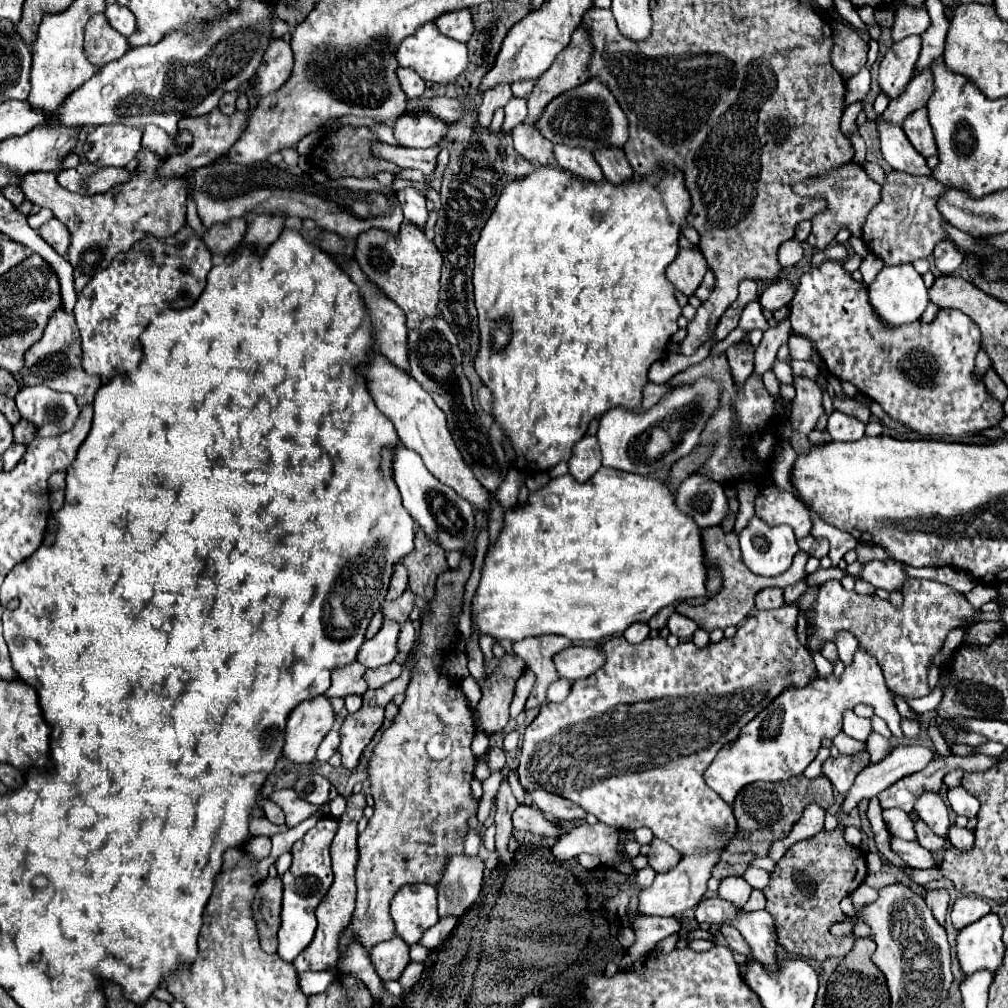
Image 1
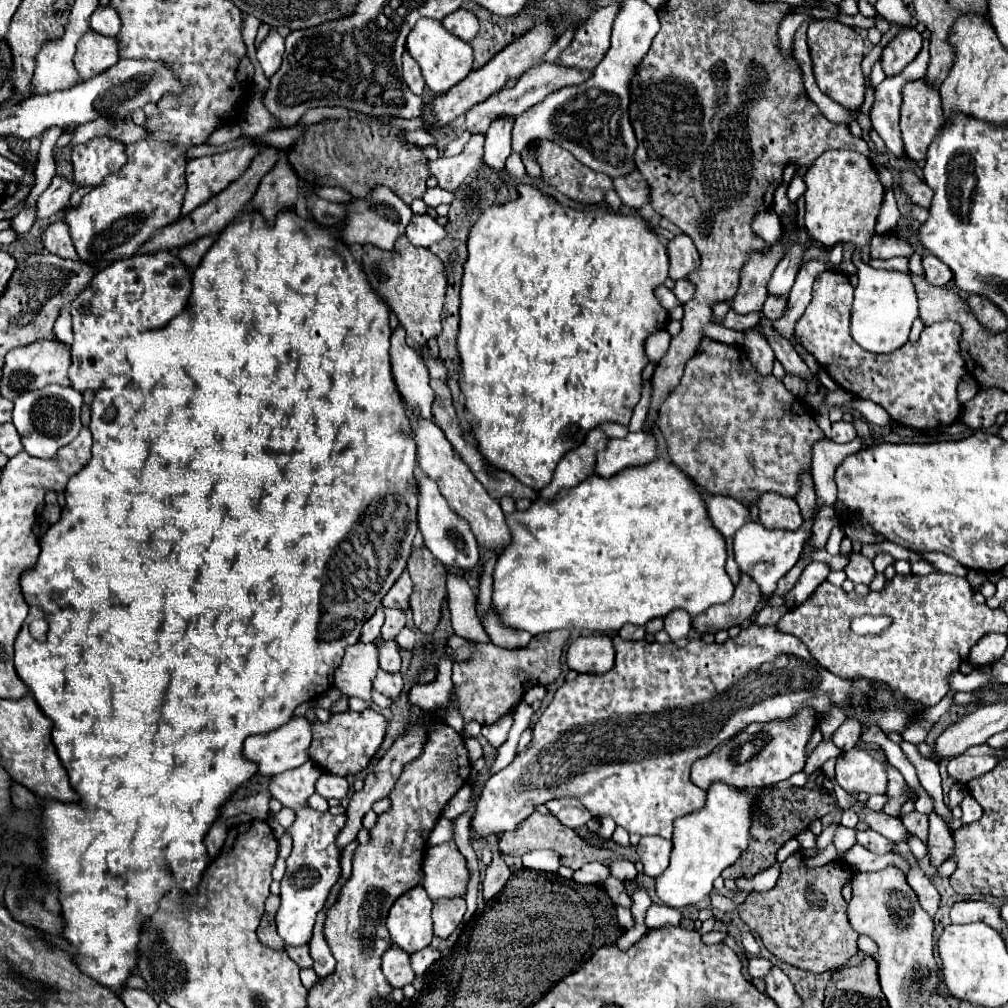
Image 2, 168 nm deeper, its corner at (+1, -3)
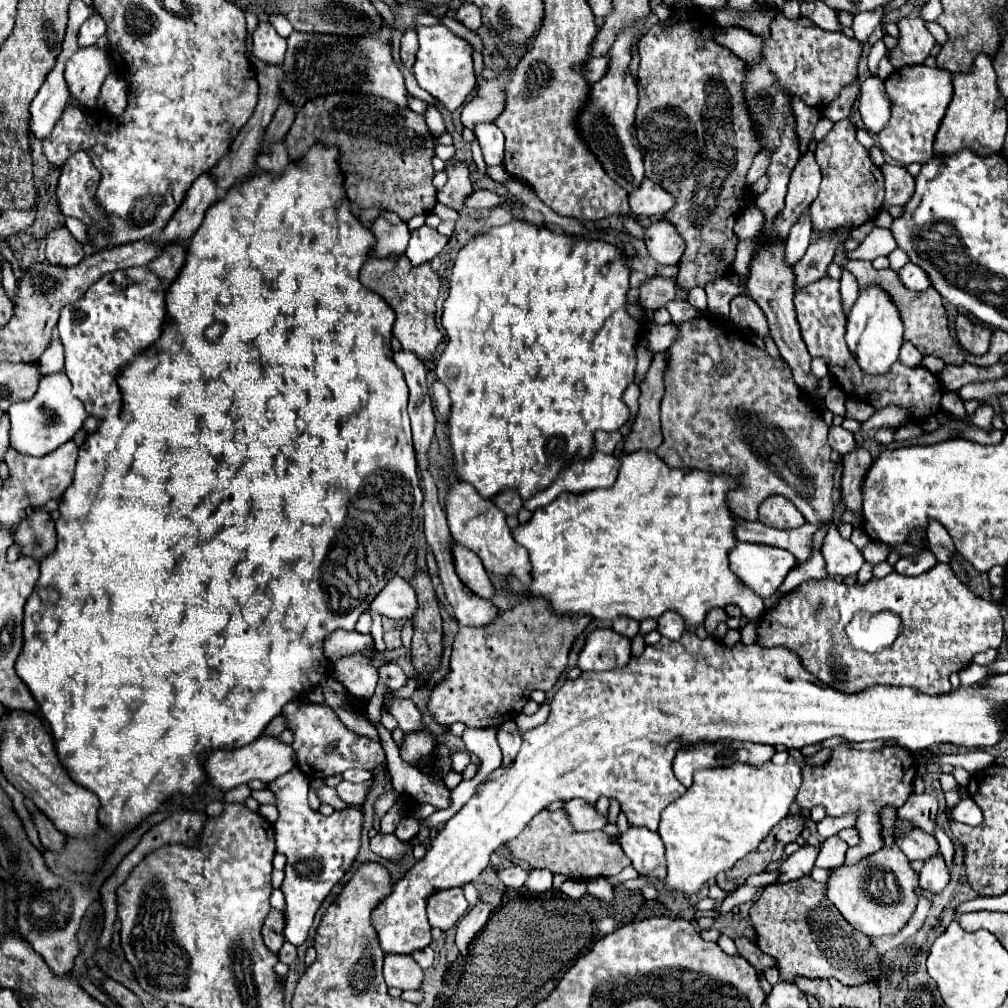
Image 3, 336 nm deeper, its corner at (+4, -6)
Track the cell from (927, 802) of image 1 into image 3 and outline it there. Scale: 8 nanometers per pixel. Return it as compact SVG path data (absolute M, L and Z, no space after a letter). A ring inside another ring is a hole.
M939 853L931 855L929 859L923 861L923 869L919 873L919 885L921 889L927 889L931 893L941 893L949 881L949 869L945 865L945 859Z

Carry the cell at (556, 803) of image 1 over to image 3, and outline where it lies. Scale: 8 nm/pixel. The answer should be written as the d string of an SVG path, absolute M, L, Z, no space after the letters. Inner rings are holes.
M571 799L563 805L563 809L569 823L579 831L597 831L607 823L607 819L595 811L595 805L587 805L587 801L583 799Z

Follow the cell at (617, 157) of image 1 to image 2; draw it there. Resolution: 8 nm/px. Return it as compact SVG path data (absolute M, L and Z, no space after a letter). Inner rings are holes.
M640 172L616 178L614 186L616 186L616 194L622 198L626 206L632 206L638 210L642 204L650 202L650 186Z

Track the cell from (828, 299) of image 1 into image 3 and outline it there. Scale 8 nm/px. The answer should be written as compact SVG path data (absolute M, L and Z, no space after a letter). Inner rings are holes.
M827 277L827 279L815 281L815 283L799 289L795 293L795 311L797 311L797 321L801 325L801 335L807 345L809 355L825 359L825 363L829 367L831 381L839 389L843 389L845 395L857 397L857 399L867 399L875 411L895 405L895 407L907 411L913 423L923 423L929 417L939 413L943 387L941 387L937 375L931 373L927 367L923 367L923 365L907 367L901 361L895 361L895 365L883 375L867 375L867 373L863 373L863 369L859 369L859 363L855 361L855 357L851 357L851 351L847 349L847 343L845 343L846 318L843 313L837 279Z

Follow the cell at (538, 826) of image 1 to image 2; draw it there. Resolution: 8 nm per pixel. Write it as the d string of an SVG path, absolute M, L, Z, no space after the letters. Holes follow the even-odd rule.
M534 812L530 818L526 818L518 830L514 832L506 832L500 836L500 852L502 854L510 854L510 856L522 856L530 850L536 850L536 848L548 848L548 850L554 850L558 856L560 856L560 864L562 866L568 866L570 870L580 870L584 864L588 862L600 862L600 864L610 864L614 860L626 860L622 854L614 852L614 850L608 850L608 848L600 848L600 846L592 846L588 844L586 840L582 840L572 828L566 828L564 824L560 824L560 820L552 814L540 814L540 812Z

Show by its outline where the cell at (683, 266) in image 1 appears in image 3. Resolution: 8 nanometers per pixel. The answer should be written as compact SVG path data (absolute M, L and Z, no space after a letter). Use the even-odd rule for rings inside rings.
M665 219L645 229L645 245L659 265L677 265L685 249L683 237L679 237L677 229Z

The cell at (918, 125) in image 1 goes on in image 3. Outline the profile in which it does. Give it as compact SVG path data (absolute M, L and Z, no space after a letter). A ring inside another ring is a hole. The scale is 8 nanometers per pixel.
M911 65L911 67L897 69L885 81L885 89L893 105L891 105L891 119L887 127L879 133L881 149L903 167L911 163L921 163L921 165L927 163L933 157L933 141L939 123L953 97L951 73L939 67Z

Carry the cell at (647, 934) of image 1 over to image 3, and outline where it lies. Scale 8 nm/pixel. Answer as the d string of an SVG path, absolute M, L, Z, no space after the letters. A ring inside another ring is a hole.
M603 877L587 879L587 881L585 881L585 885L587 885L587 893L589 893L589 895L597 897L599 901L613 903L613 899L615 899L615 893L613 893L613 885L611 885L607 879L603 879Z

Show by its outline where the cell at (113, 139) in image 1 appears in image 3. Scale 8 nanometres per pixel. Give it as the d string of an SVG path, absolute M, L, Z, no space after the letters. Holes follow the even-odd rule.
M87 151L73 153L59 177L57 199L63 215L79 217L85 225L105 225L105 213L95 203L95 191L101 181L101 173L95 167Z

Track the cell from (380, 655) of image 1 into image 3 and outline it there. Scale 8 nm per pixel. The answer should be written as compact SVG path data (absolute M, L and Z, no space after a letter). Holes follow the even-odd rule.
M387 663L383 667L377 669L379 671L379 679L389 687L389 689L399 689L405 685L407 681L407 675L403 673L403 669L397 665L397 663Z

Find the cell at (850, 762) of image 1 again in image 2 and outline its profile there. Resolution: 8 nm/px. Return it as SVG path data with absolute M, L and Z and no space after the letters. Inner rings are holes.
M854 804L854 810L858 810L860 820L864 820L872 830L876 830L878 834L890 838L892 842L902 842L910 836L910 832L902 826L900 818L892 818L884 812L872 812L872 810L864 810L864 804Z

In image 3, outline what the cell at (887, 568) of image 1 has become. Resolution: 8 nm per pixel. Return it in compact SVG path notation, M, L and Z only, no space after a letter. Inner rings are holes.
M835 525L829 529L829 535L825 537L821 551L823 551L825 563L827 563L825 569L831 577L835 577L835 575L841 575L841 577L857 575L865 563L861 551L849 539L841 537L839 531L835 529Z

